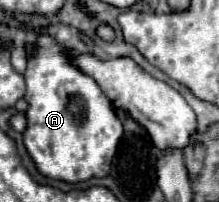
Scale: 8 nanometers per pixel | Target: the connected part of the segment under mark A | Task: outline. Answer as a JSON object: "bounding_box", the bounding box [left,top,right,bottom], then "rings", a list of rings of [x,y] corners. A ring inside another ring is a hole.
{"bounding_box":[23,34,123,182],"rings":[[[37,34],[33,40],[33,54],[23,74],[27,82],[25,100],[29,104],[29,126],[23,134],[23,142],[43,176],[65,182],[107,176],[111,158],[123,136],[123,124],[111,100],[89,74],[75,66],[73,56],[75,52],[71,48],[57,44],[49,34]]]}

